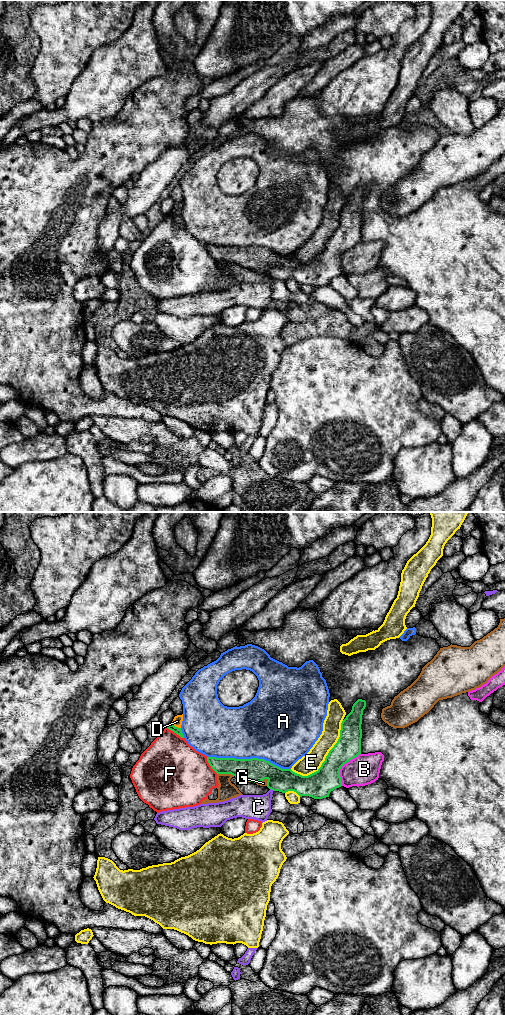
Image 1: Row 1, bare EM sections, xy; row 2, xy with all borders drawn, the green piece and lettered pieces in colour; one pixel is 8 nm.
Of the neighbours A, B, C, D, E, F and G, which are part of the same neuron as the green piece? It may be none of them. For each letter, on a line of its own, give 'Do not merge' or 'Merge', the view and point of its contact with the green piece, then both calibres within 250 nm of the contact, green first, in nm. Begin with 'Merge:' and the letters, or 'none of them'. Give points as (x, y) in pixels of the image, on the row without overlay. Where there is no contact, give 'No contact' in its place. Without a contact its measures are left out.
Merge: none of them
A: Do not merge. Touches green at xy (248, 247). Thickness 190 nm (green) against 440 nm
B: Do not merge. Touches green at xy (341, 254). Thickness 220 nm (green) against 240 nm
C: Do not merge. Touches green at xy (272, 277). Thickness 190 nm (green) against 200 nm
D: Do not merge. Touches green at xy (176, 215). Thickness 60 nm (green) against 80 nm
E: Do not merge. Touches green at xy (325, 246). Thickness 220 nm (green) against 160 nm
F: Do not merge. Touches green at xy (174, 220). Thickness 60 nm (green) against 420 nm
G: Do not merge. Touches green at xy (225, 261). Thickness 190 nm (green) against 140 nm

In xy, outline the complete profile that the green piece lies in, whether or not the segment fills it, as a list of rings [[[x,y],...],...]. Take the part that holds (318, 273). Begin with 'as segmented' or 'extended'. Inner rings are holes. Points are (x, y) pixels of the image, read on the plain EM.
as segmented | [[[358,187],[351,200],[341,211],[340,225],[329,239],[321,255],[308,264],[291,257],[282,257],[269,249],[258,246],[235,247],[207,245],[217,262],[231,262],[249,270],[258,271],[267,267],[267,275],[273,279],[296,280],[300,285],[314,287],[329,285],[331,279],[342,274],[341,255],[361,242],[362,203],[366,189]]]

